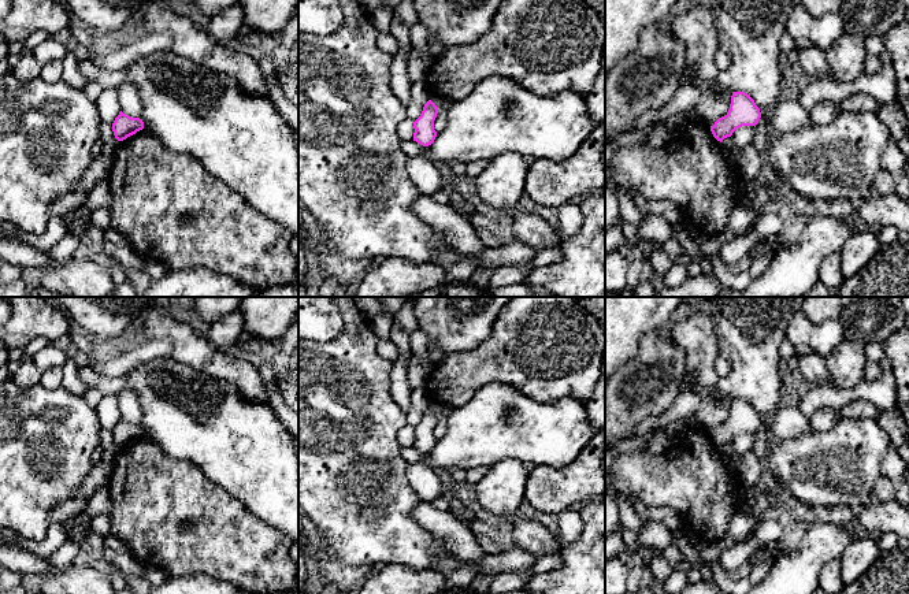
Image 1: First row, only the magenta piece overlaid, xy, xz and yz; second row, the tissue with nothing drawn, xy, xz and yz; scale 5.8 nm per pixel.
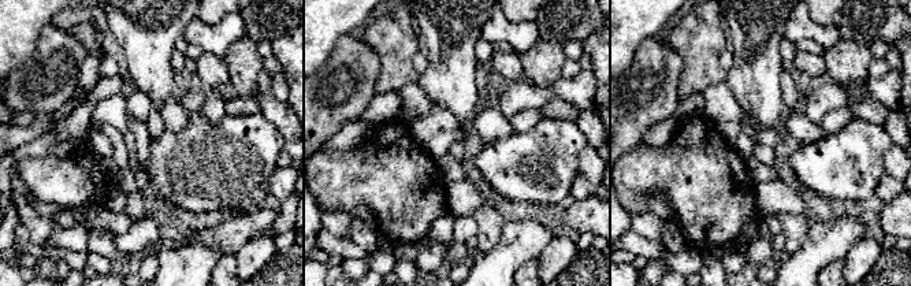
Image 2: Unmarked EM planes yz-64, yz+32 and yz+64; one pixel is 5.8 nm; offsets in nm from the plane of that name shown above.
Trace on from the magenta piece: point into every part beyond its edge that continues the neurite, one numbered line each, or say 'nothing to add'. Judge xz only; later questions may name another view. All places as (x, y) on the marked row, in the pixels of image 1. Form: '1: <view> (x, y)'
nothing to add

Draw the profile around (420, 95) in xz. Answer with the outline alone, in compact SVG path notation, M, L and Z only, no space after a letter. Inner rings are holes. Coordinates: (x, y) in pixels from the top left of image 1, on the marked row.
M424 81L411 83L411 100L407 104L407 118L415 122L420 116L424 104L430 100L430 96L431 93Z

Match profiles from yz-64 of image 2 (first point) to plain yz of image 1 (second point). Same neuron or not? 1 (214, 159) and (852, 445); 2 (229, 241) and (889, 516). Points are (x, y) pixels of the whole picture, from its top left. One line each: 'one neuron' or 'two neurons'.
1: one neuron
2: one neuron

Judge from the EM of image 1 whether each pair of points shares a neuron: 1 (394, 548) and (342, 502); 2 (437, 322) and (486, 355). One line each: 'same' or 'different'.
1: same
2: different

